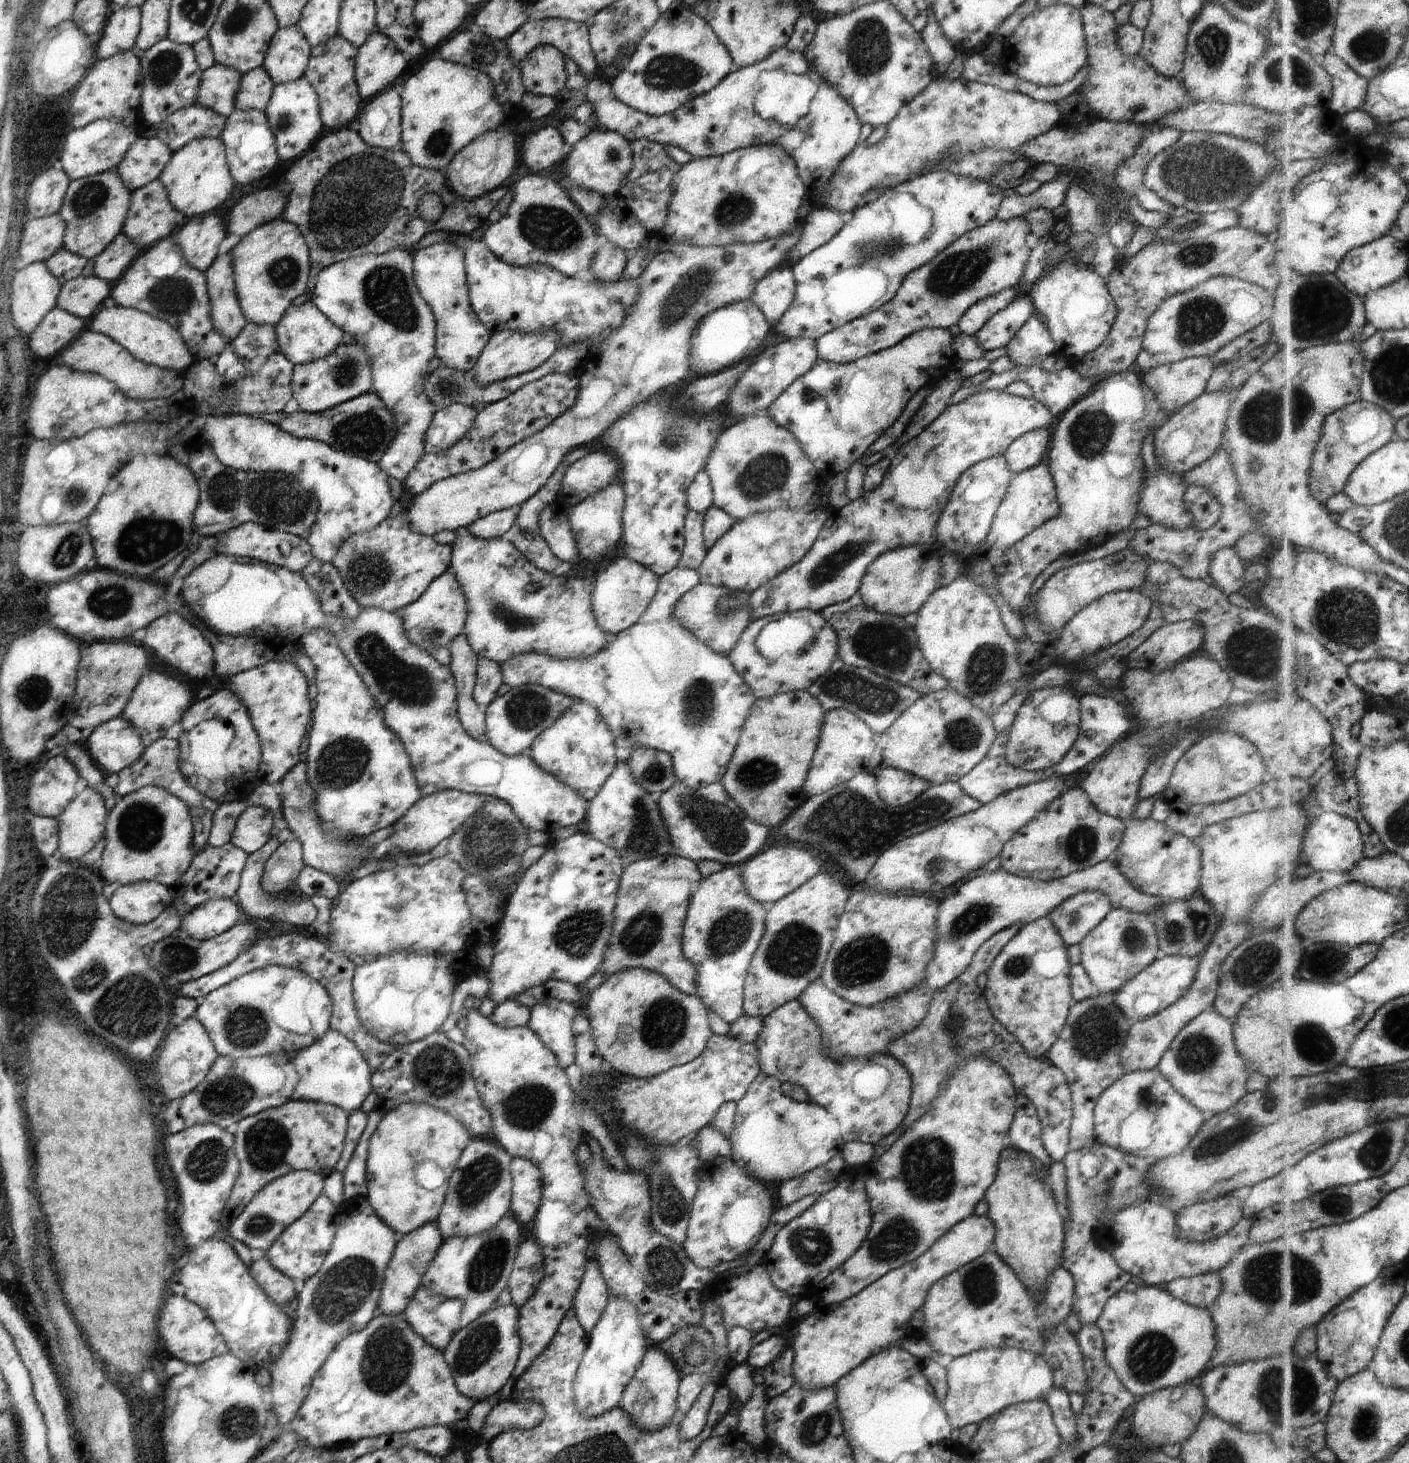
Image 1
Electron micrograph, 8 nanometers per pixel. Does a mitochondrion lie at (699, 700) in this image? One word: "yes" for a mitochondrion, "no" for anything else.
yes

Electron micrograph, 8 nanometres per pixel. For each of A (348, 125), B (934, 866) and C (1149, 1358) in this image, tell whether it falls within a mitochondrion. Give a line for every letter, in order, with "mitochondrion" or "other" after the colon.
A: other
B: mitochondrion
C: mitochondrion

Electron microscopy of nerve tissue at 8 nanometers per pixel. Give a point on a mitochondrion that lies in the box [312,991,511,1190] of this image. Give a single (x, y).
(438, 1071)

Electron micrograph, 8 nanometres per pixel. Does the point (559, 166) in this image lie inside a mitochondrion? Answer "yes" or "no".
no

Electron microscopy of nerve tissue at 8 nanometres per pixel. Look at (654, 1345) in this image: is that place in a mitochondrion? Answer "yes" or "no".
no

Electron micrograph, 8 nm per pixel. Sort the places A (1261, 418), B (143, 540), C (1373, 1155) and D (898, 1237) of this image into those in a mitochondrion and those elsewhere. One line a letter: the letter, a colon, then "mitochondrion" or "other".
A: mitochondrion
B: mitochondrion
C: mitochondrion
D: mitochondrion

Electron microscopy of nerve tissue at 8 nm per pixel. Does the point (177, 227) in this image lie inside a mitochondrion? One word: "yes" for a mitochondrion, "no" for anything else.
no

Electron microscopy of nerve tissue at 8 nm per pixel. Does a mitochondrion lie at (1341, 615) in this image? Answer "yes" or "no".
yes

